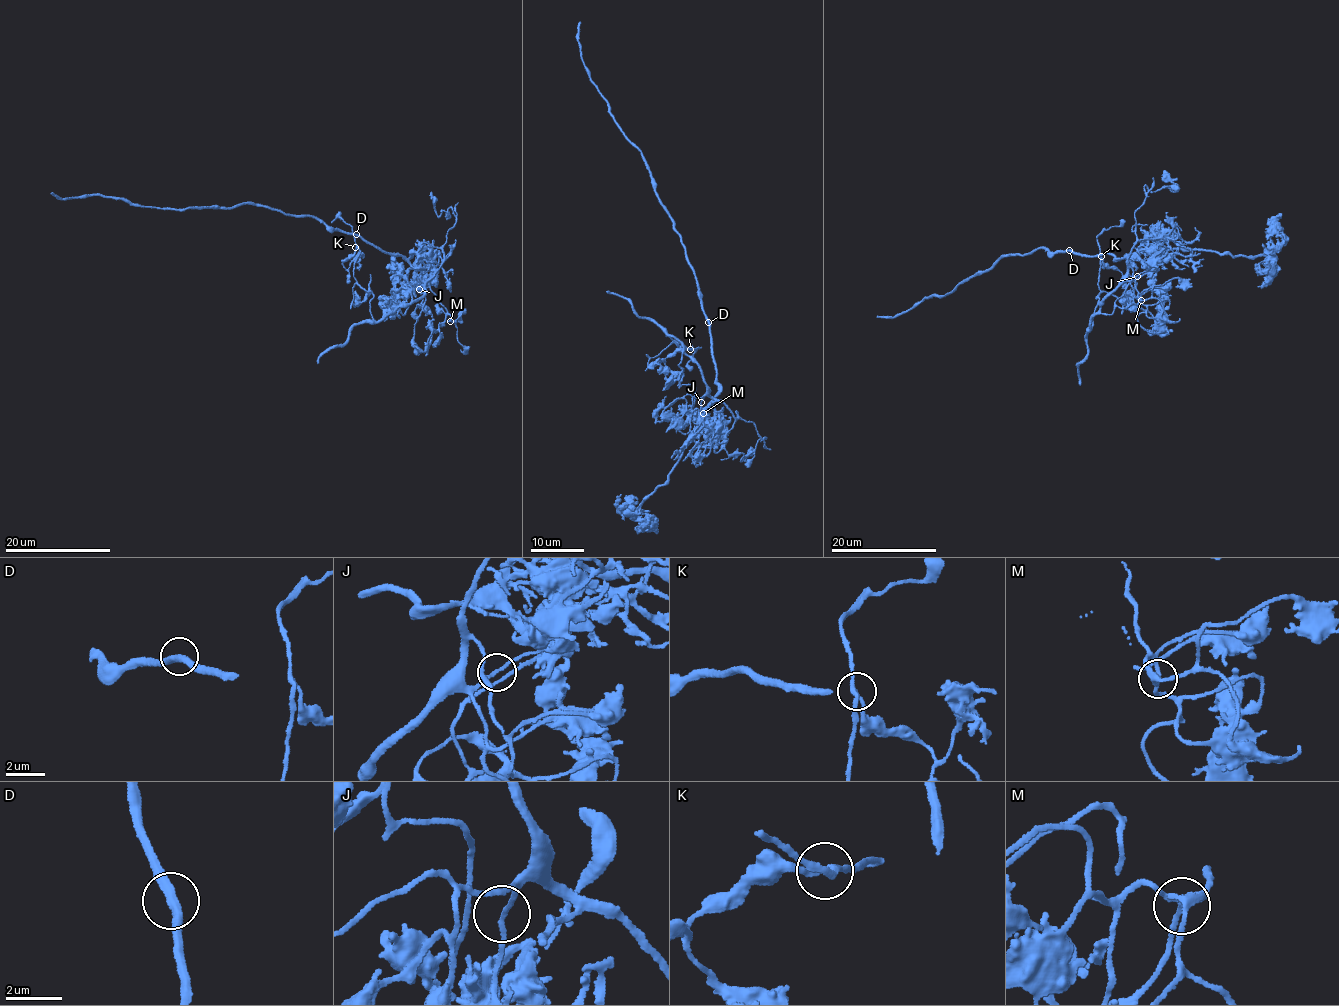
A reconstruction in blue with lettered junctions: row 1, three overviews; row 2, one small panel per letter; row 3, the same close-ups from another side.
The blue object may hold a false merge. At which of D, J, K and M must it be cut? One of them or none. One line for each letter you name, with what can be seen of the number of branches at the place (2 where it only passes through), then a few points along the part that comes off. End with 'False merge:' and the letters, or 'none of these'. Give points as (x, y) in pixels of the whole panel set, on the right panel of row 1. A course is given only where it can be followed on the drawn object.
J: branches 2; course (1137, 276), (1106, 293), (1090, 326), (1100, 291), (1100, 257), (1125, 275), (1132, 256), (1139, 257)
False merge: J

